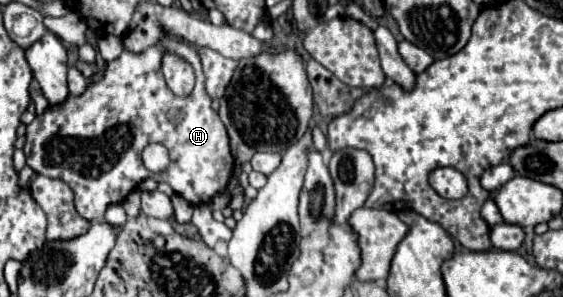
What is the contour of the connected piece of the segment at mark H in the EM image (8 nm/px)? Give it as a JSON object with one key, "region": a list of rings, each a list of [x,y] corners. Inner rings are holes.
{"region":[[[167,33],[159,39],[159,43],[147,47],[141,53],[131,53],[129,49],[123,49],[123,53],[107,65],[101,81],[91,83],[85,89],[85,93],[77,97],[69,95],[63,103],[49,105],[41,117],[35,117],[33,123],[27,125],[25,137],[27,141],[25,141],[23,151],[27,157],[27,165],[37,175],[65,181],[73,191],[77,213],[87,221],[101,221],[105,215],[105,209],[111,203],[121,203],[147,177],[169,183],[173,191],[181,195],[183,199],[187,199],[191,205],[209,203],[217,193],[225,191],[233,175],[233,167],[235,167],[231,151],[229,151],[227,129],[221,123],[217,111],[211,105],[211,97],[207,97],[207,91],[205,91],[205,75],[201,69],[197,49],[191,43],[179,37],[167,35]],[[163,49],[175,51],[177,55],[185,57],[191,65],[195,65],[197,83],[191,95],[177,97],[167,87],[163,73],[161,73],[161,51]],[[149,143],[161,143],[169,151],[171,163],[161,173],[151,173],[141,161],[141,151]]]}

